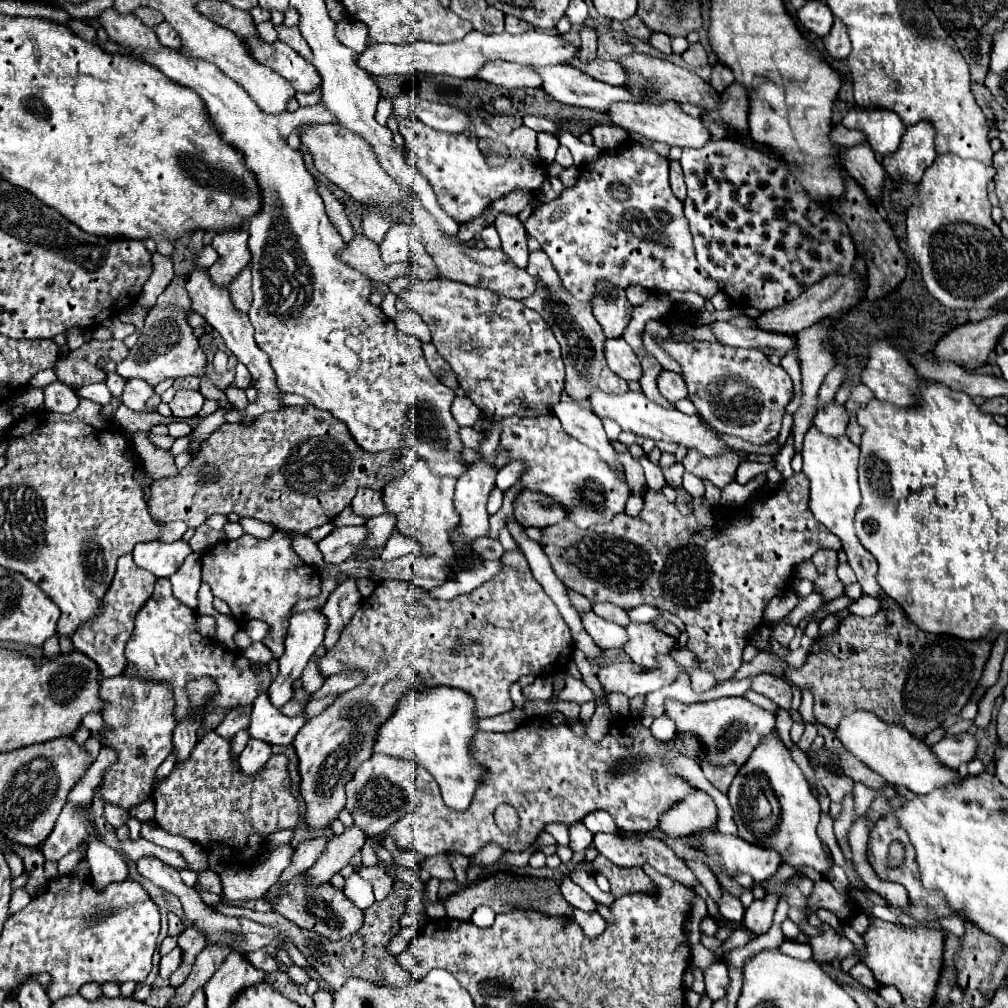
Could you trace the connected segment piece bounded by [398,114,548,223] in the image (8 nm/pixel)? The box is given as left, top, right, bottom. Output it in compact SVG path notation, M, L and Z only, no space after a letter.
M472 114L471 120L472 127L460 133L436 131L418 119L402 119L398 123L404 137L408 165L416 167L416 171L428 179L442 211L446 211L456 223L480 217L490 203L510 191L524 189L536 193L548 177L548 165L536 151L536 131L522 125L516 131L502 135L496 133L486 121L480 131L480 123L476 120L483 119L478 115Z

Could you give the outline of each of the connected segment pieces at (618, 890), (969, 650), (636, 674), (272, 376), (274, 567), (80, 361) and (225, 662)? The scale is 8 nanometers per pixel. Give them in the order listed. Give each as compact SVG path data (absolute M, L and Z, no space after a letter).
M598 855L594 861L582 861L582 863L588 873L600 873L610 881L612 895L616 899L632 891L656 895L656 887L652 879L642 871L642 867L616 867L612 861L604 859L604 855Z
M880 591L880 611L872 617L856 617L849 614L834 633L822 635L812 643L806 663L796 671L788 671L788 681L802 689L810 689L814 695L814 717L828 729L836 729L840 719L854 711L872 711L886 723L902 725L916 739L924 739L932 729L948 715L958 715L968 703L978 679L982 677L984 665L990 657L990 641L964 641L952 635L934 635L920 631L894 603Z
M660 655L660 663L664 669L644 669L632 661L622 663L614 661L598 671L598 679L604 687L604 693L622 693L628 699L636 695L650 693L654 689L666 687L676 681L678 677L678 663L670 655Z
M194 269L192 275L188 277L186 281L186 291L188 291L188 297L190 297L190 303L192 303L192 309L196 313L200 313L224 339L226 347L236 355L236 359L246 365L246 369L250 371L250 377L252 377L252 387L256 387L258 391L258 399L254 403L250 403L246 407L246 411L230 410L225 417L225 421L228 423L238 423L244 415L262 415L266 411L276 411L276 409L282 409L282 395L284 391L278 389L278 383L276 383L276 373L272 371L272 365L268 363L268 355L264 351L260 351L260 347L256 347L256 341L254 341L254 327L248 319L248 315L244 315L242 311L238 311L232 301L230 301L230 295L228 291L224 291L224 287L216 287L212 283L212 279L208 277L208 271L204 269Z
M276 531L268 541L260 541L252 535L244 535L236 541L224 541L202 555L202 581L206 581L214 597L228 603L236 621L248 619L266 621L270 631L263 643L278 659L284 653L292 609L302 599L314 599L320 595L318 571L302 563L292 551L292 541L286 531Z
M110 339L110 341L86 341L82 347L68 353L68 357L58 359L56 371L58 379L74 389L90 383L104 383L106 373L98 371L96 361L98 357L108 355L128 355L128 347L122 341Z
M170 579L156 581L152 599L148 599L148 603L136 615L136 627L126 643L124 655L126 669L122 671L122 675L172 685L172 695L176 701L174 715L184 715L184 707L188 707L188 695L184 695L184 683L188 683L188 679L200 679L200 675L216 679L220 691L216 693L216 699L204 703L200 721L204 721L204 717L216 707L234 709L240 705L252 705L256 695L268 691L272 683L268 665L252 663L240 651L226 651L220 643L196 631L196 613L174 597Z

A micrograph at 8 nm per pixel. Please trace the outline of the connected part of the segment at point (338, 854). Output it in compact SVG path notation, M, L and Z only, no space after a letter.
M348 827L342 835L334 835L316 863L304 873L304 879L310 887L320 887L320 883L328 883L334 873L346 867L356 851L362 849L366 835L360 827Z

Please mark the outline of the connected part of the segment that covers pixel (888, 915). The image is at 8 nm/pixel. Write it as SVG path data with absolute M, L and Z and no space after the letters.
M887 905L875 906L873 909L873 913L876 918L891 922L898 927L904 927L904 925L900 922L899 918L890 910Z

